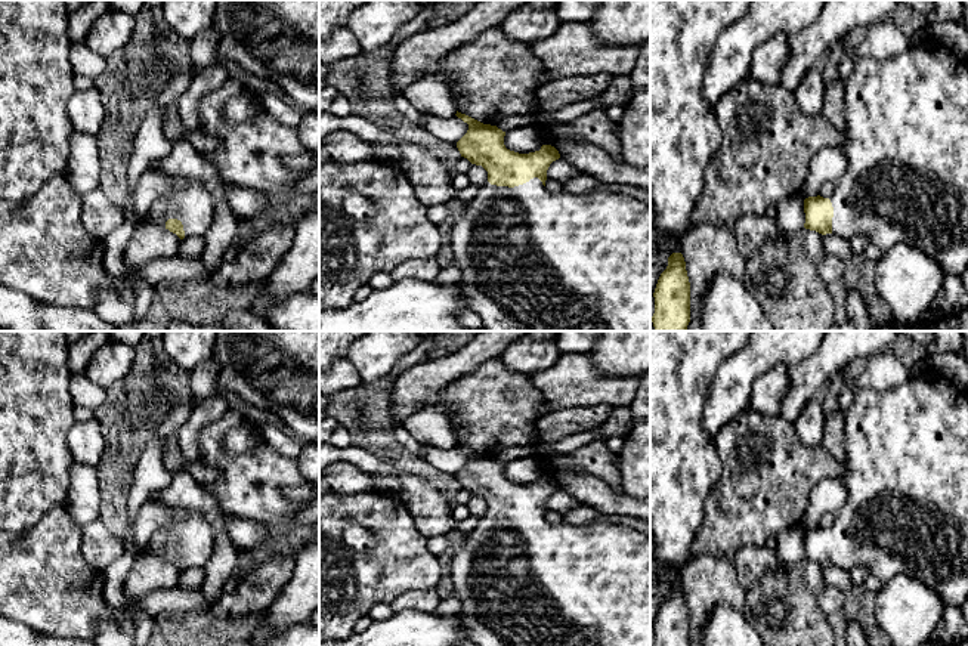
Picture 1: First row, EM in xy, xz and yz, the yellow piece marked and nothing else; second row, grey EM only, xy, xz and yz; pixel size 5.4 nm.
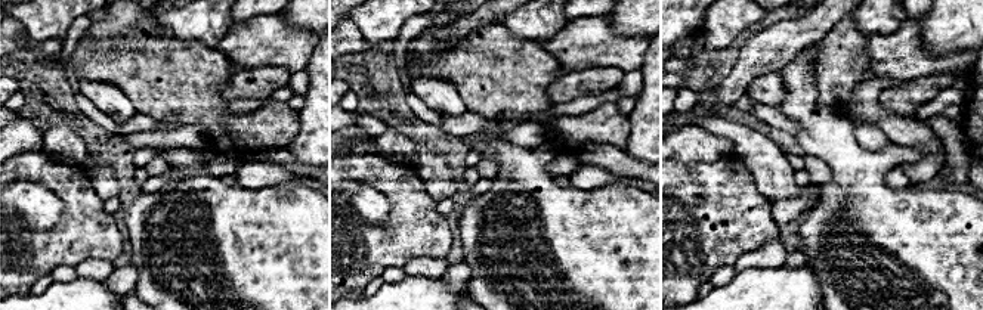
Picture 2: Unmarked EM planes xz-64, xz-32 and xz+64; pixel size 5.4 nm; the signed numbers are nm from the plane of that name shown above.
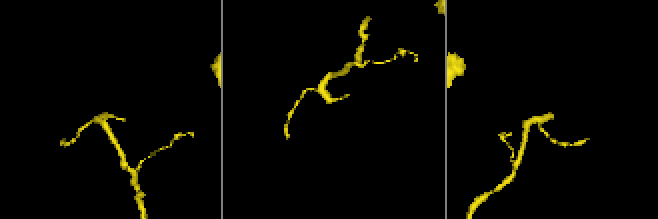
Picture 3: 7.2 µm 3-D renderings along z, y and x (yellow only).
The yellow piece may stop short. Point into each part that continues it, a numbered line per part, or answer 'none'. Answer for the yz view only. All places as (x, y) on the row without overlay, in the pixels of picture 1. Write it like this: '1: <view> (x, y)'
1: yz (906, 450)

